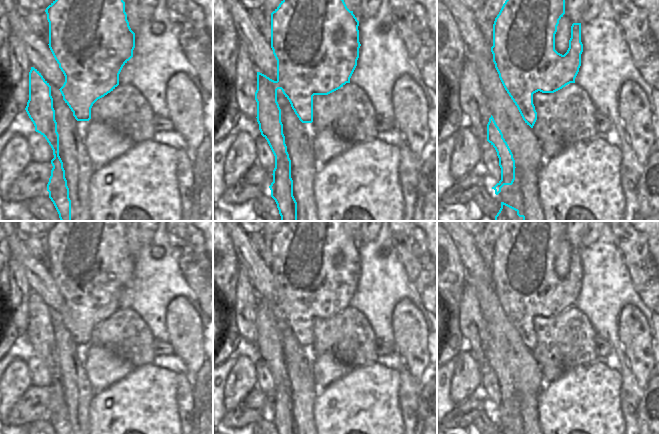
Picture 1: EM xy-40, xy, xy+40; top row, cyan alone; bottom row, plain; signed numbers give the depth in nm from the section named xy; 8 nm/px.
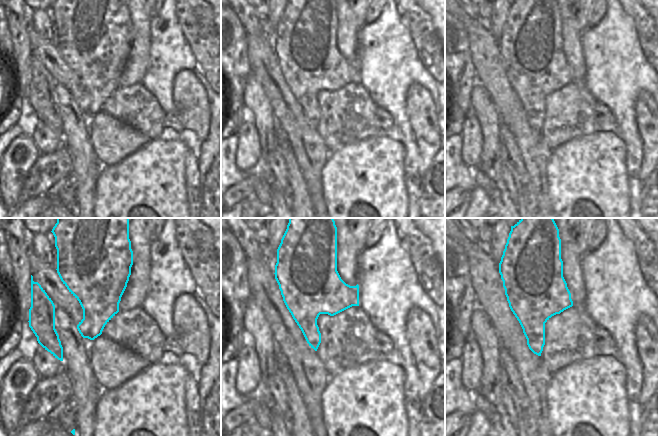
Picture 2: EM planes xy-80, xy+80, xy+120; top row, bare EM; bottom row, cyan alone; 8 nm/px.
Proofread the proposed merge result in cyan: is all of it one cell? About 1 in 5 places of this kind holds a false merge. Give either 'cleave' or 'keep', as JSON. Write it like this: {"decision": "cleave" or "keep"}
{"decision": "cleave"}

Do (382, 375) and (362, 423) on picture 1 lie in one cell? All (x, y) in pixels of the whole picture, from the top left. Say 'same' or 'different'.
same

